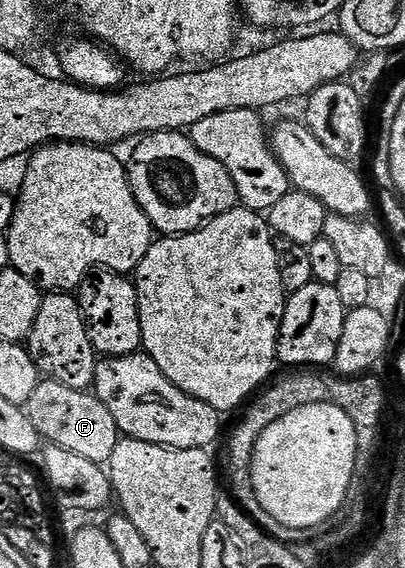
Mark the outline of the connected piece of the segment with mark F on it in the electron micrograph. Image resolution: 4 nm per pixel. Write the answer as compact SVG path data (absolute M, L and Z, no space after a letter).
M42 378L32 392L32 398L25 404L24 411L46 444L72 450L72 454L80 454L80 458L88 458L88 462L109 465L120 433L112 414L108 414L108 406L104 406L104 402L100 402L93 391L72 390L72 386Z

